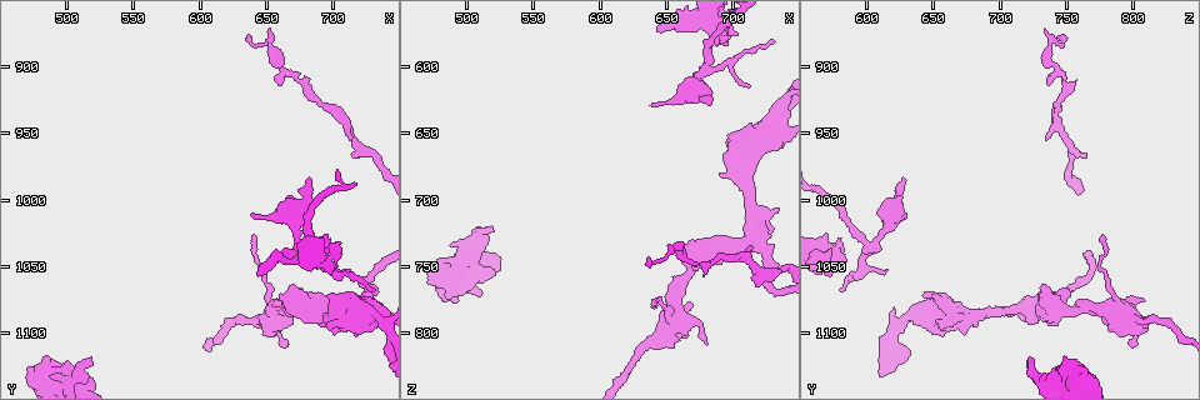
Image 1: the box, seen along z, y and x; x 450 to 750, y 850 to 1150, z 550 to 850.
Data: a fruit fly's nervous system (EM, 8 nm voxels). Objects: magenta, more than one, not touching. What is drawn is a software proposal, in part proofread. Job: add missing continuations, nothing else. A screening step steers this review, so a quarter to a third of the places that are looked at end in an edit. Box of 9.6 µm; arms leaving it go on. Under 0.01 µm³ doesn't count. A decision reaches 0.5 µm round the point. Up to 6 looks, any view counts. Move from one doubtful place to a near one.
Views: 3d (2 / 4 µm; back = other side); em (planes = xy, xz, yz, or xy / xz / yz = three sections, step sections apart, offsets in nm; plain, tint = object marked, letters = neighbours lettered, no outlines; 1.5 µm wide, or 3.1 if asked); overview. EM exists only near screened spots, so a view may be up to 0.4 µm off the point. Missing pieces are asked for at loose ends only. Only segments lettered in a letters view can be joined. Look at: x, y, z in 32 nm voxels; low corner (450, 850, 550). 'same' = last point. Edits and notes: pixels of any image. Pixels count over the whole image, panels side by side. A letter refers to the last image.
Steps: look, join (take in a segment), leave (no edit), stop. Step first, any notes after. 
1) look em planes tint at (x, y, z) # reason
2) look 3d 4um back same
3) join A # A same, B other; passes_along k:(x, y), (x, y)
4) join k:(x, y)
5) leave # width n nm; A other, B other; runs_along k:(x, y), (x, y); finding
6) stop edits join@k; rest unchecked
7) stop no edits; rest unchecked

look 3d 4um at (636, 880, 744)

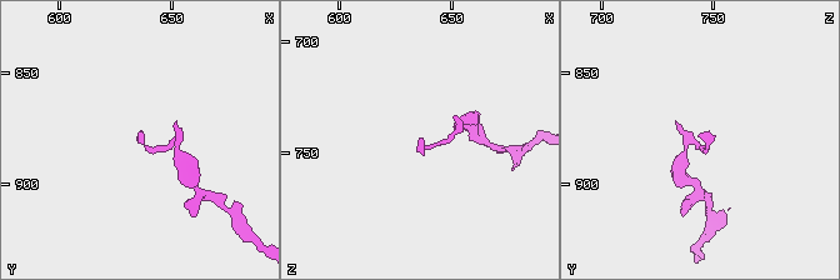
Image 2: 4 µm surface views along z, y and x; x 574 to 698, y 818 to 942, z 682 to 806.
look em 3.1um yz step 16 letters at (636, 878, 744) # need the tissue

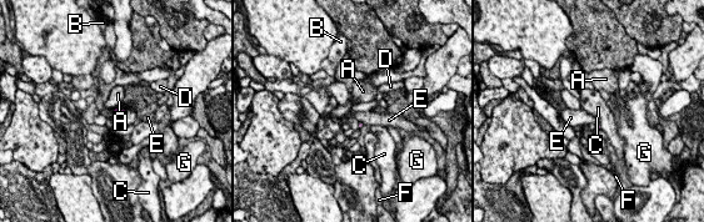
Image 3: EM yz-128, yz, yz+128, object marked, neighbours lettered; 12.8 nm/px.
look em 3.1um xy step 8 letters same

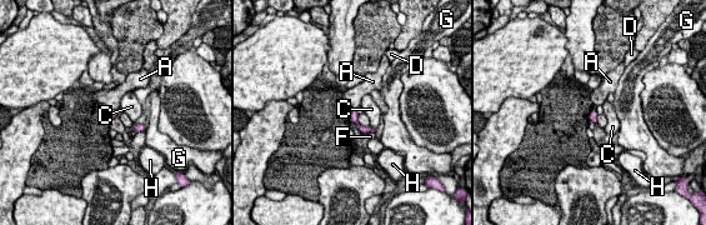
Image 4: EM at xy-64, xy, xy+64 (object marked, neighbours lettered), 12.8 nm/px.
leave # A other, C other, D other, F other, G other, H other; runs_along 4:(352, 111), (354, 120), (369, 130); none of them fits

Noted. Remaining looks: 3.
look 3d 4um at (520, 1122, 722) # an open end

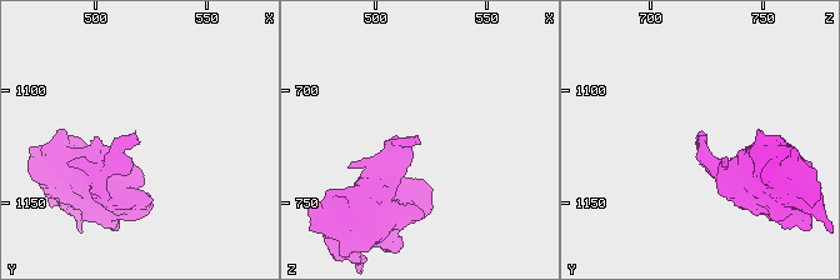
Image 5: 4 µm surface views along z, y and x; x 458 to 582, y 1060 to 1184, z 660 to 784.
look em xz step 4 tint at (520, 1124, 721)

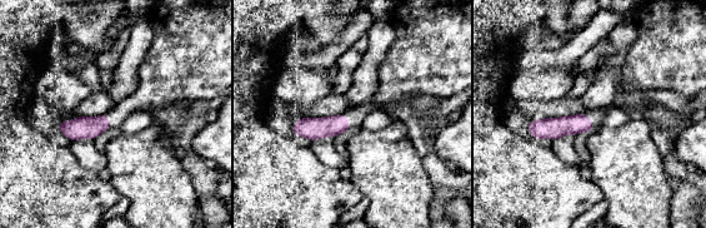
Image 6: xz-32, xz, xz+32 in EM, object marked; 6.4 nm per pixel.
look em xz step 4 letters same

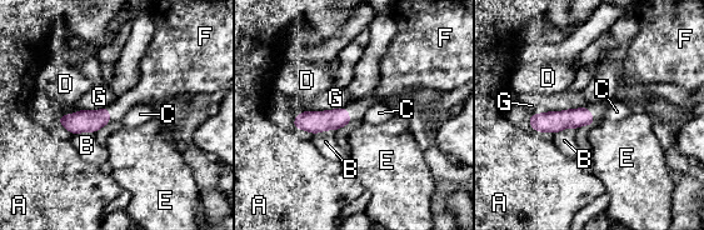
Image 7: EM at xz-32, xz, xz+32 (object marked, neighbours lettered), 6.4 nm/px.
join F # A other, B other, C other, D other, E other, F same, G other; passes_along 7:(555, 121), (593, 115), (598, 110); the neuron continues

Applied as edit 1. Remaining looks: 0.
stop edits join@7; rest unchecked

